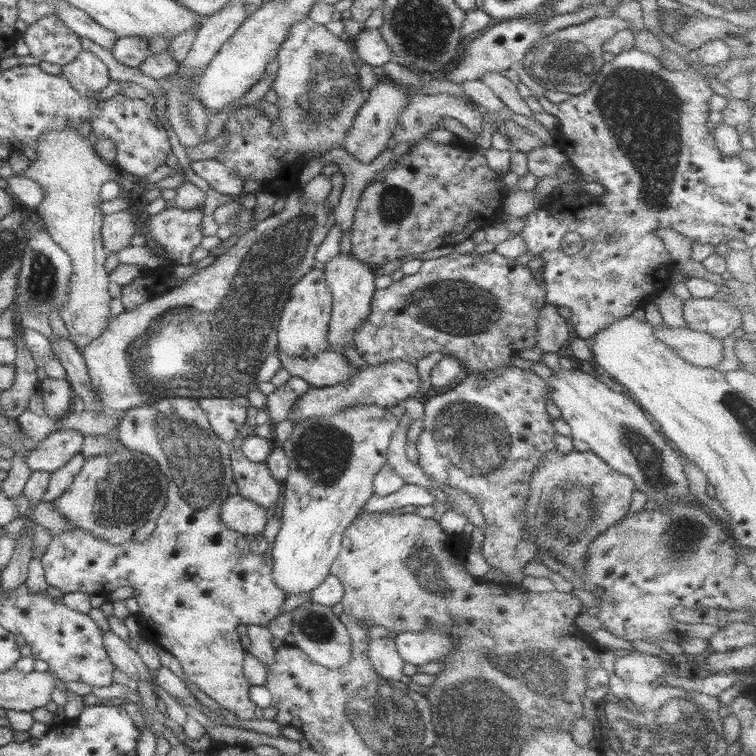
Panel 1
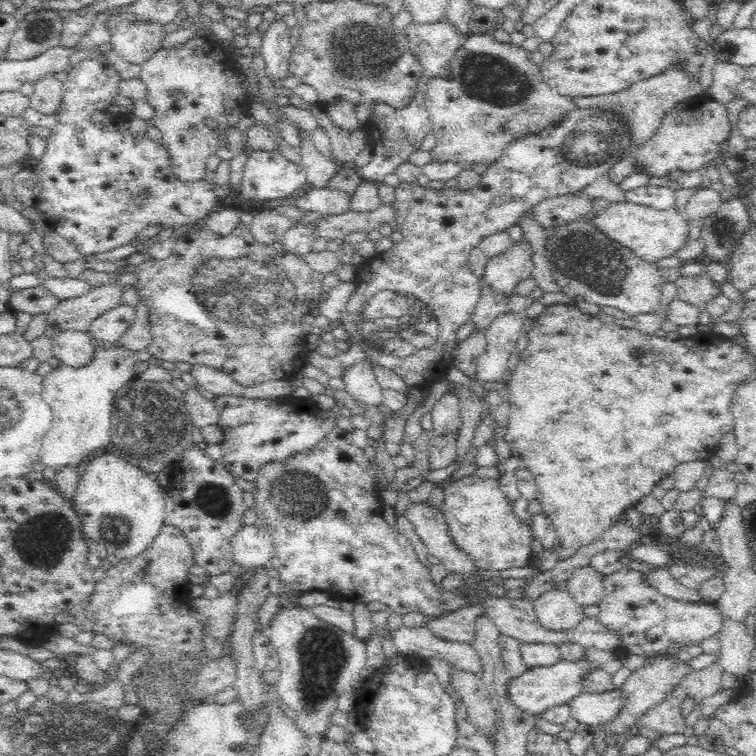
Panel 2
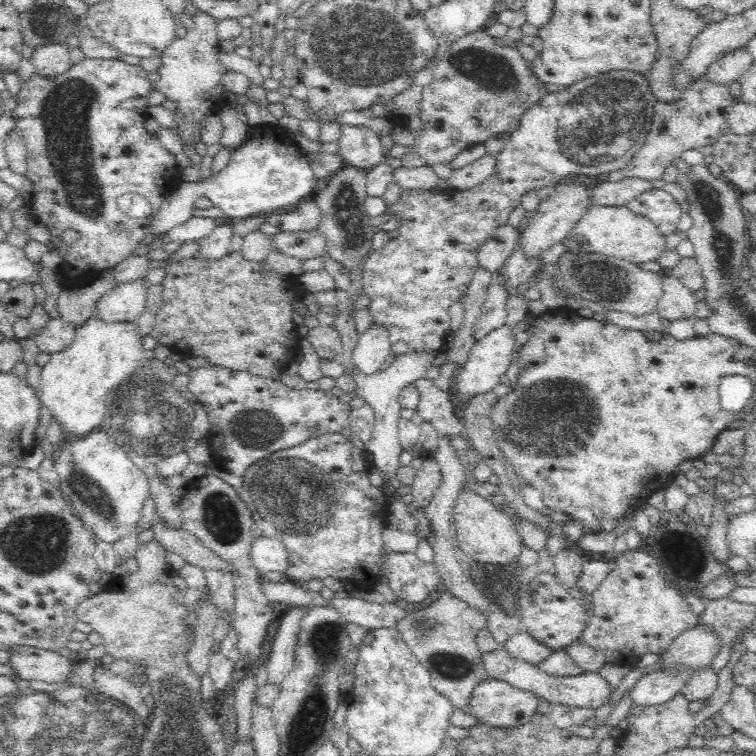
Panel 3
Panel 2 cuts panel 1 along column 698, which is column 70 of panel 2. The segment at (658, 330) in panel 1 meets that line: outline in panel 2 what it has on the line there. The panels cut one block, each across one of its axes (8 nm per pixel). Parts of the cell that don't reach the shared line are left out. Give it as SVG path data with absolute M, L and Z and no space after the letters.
M54 332L53 353L61 364L74 368L86 366L94 358L94 341L83 332Z

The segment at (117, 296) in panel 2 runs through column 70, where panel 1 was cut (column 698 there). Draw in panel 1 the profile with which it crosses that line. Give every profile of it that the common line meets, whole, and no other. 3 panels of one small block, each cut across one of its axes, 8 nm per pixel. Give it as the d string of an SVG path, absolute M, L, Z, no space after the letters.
M690 297L683 301L683 313L688 328L718 339L732 335L742 326L742 314L726 301L715 298Z

